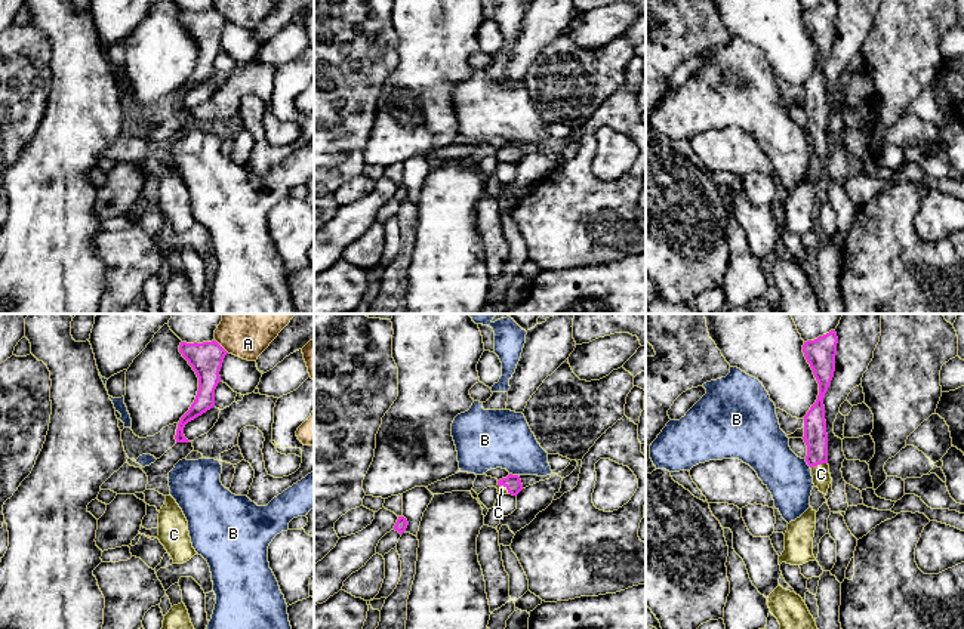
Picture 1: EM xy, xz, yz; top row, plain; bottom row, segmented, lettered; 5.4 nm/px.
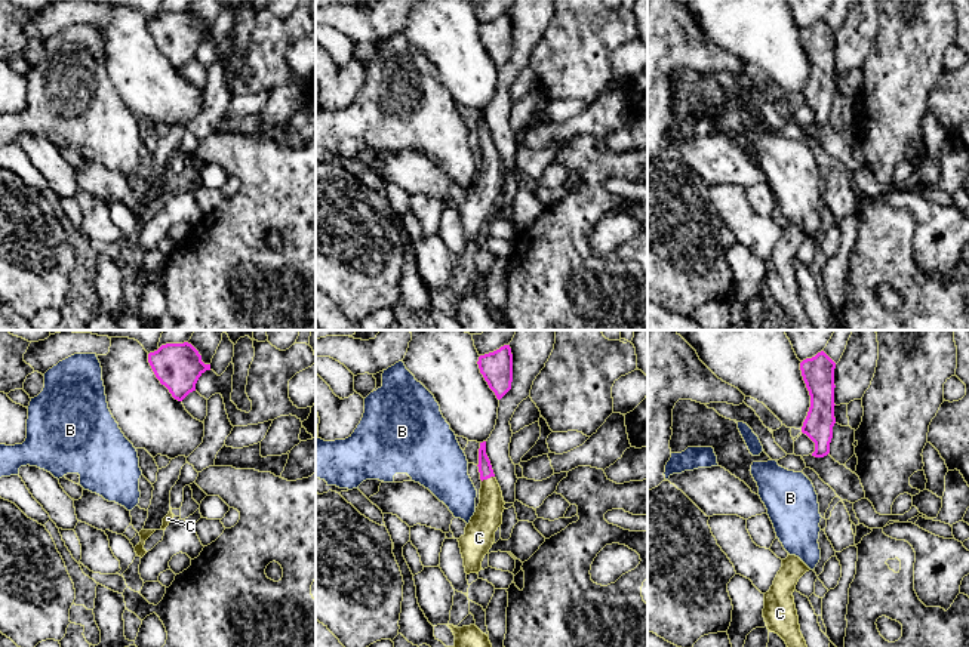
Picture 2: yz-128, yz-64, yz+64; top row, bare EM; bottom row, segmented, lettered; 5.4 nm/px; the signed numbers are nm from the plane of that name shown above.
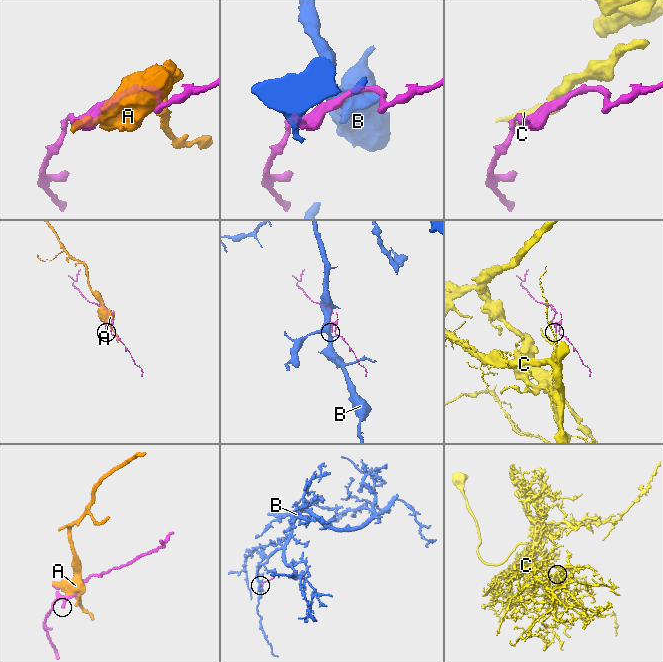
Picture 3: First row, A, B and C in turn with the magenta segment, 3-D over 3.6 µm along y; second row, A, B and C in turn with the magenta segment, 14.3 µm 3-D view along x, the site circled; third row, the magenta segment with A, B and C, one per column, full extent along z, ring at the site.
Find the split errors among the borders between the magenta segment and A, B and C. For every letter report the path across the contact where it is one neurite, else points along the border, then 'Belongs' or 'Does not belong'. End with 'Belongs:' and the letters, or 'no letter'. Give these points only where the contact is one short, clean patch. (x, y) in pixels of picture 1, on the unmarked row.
A: Does not belong
B: Boundary: xz (510, 141), (517, 144). Does not belong
C: Path across: yz (815, 105), (818, 132), (821, 142). Belongs
Belongs: C

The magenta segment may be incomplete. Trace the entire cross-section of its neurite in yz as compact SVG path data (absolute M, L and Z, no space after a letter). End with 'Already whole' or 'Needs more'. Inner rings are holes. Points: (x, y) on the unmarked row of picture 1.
M835 0L807 9L803 21L819 52L816 71L804 84L804 111L807 114L806 130L811 138L813 152L826 164L832 149L828 133L828 102L823 67L835 40L838 6Z. Needs more

